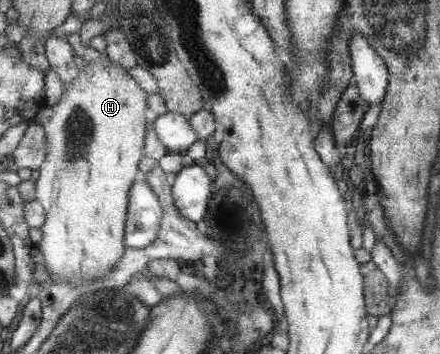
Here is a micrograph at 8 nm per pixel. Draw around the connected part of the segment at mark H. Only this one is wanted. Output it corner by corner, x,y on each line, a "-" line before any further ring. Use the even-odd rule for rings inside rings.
107,56
107,61
85,61
81,59
78,65
80,76
62,93
62,99
56,105
46,106
32,122
41,124
46,130
48,142
47,160
36,172
36,189
37,200
43,205
46,211
47,221
41,226
42,238
38,242
39,250
45,256
45,266
49,274
56,277
62,277
63,280
73,281
75,285
81,281
89,281
91,279
99,279
99,277
107,277
124,254
124,223
128,215
128,190
132,186
132,182
139,177
137,163
142,158
143,140
145,140
145,124
149,121
146,118
147,96
135,80
125,72
125,70
113,62
111,57

